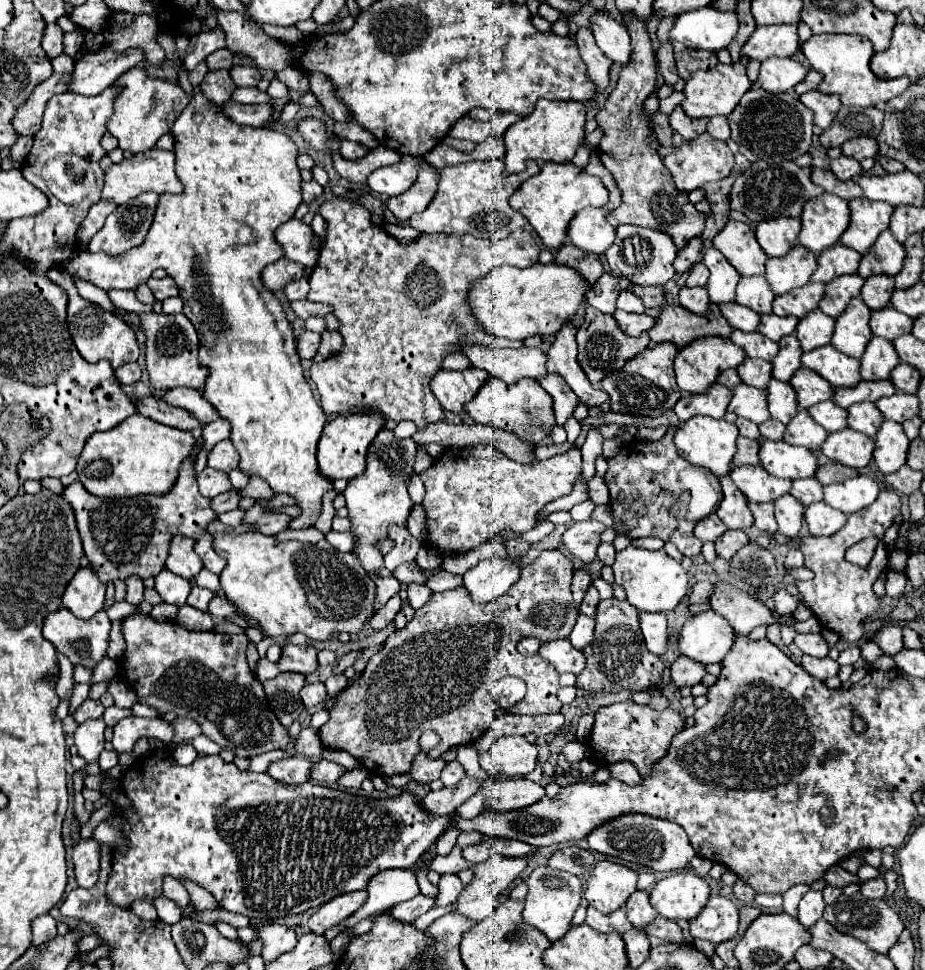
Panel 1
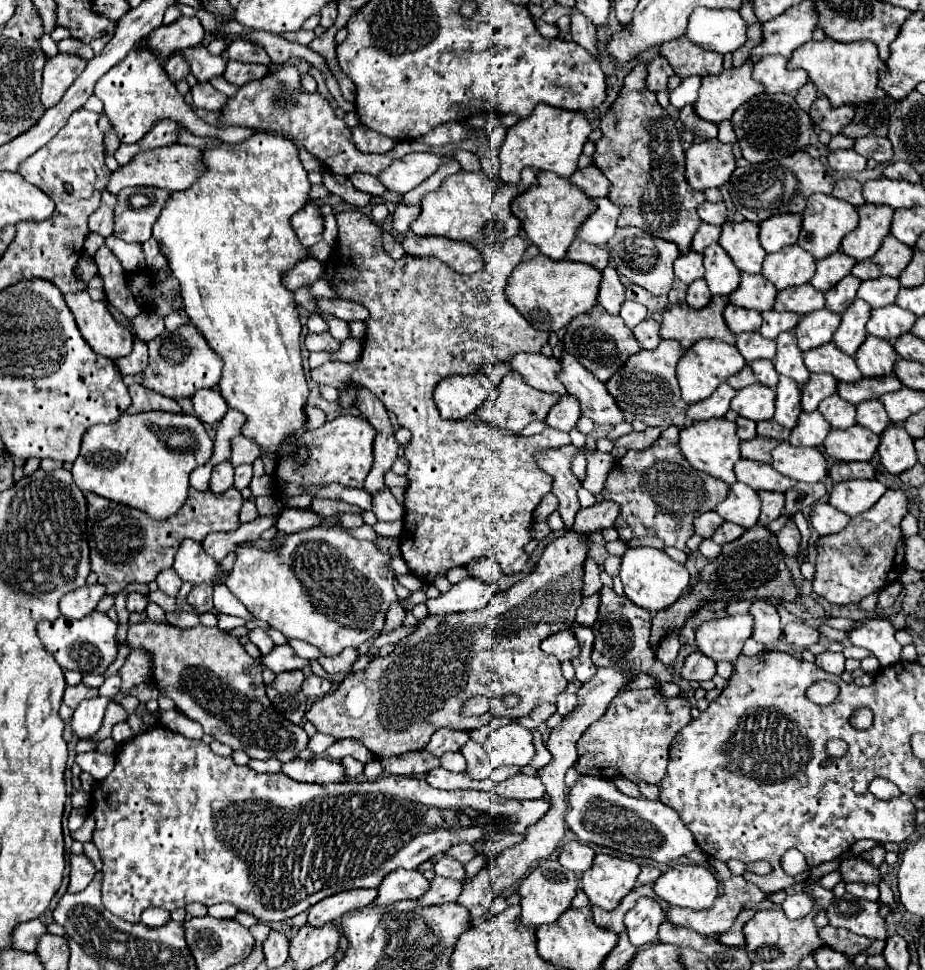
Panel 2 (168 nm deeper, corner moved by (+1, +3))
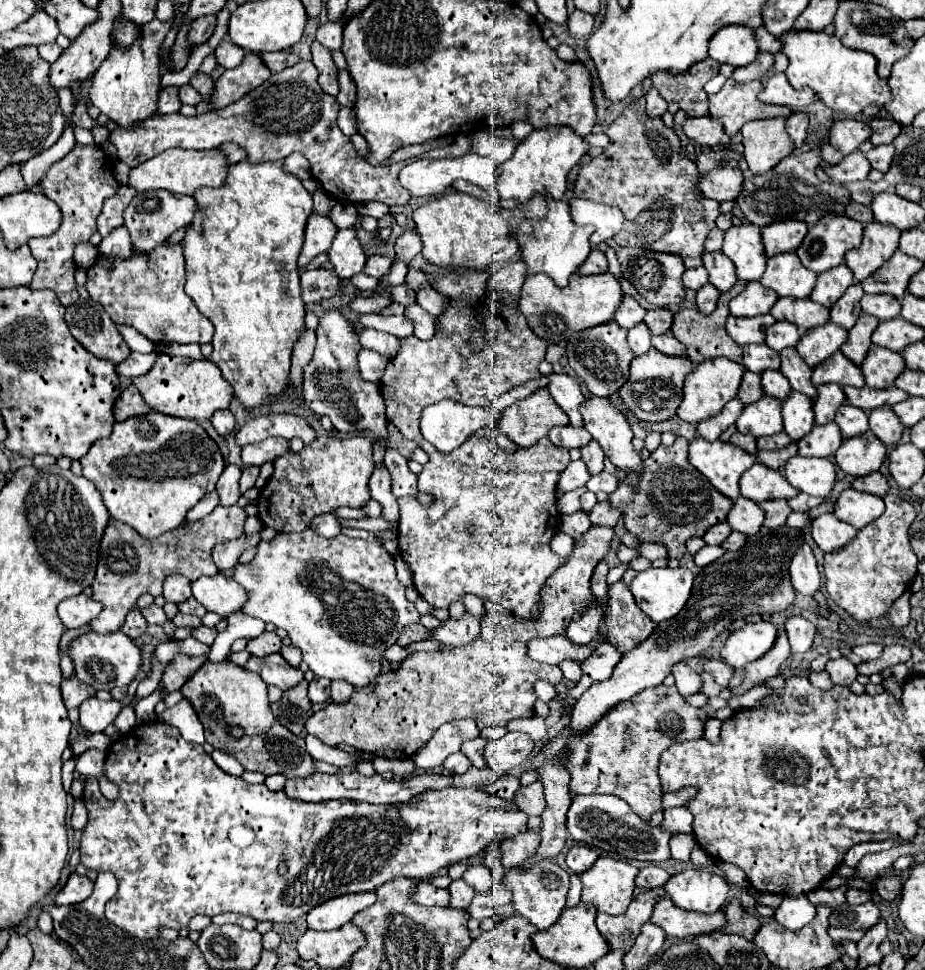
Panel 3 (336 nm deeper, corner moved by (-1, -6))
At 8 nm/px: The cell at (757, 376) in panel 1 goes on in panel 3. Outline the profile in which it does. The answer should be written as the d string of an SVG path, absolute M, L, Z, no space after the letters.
M766 370L762 374L762 392L768 396L774 396L778 400L784 400L790 394L790 384L780 372Z

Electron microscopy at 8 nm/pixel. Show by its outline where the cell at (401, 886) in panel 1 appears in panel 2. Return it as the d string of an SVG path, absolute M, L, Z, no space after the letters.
M396 869L378 887L378 897L376 905L390 905L402 899L418 899L426 893L430 887L430 881L420 873L420 871L406 871L406 869Z

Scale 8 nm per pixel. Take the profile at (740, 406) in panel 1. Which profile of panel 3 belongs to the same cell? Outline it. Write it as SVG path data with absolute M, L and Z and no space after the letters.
M762 396L758 402L748 404L742 416L736 420L736 428L742 434L752 436L770 436L782 430L782 416L780 416L782 400L772 396Z

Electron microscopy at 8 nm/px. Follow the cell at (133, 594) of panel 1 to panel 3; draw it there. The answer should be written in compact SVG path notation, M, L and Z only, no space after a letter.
M132 608L132 610L128 612L128 616L126 616L124 626L122 626L120 630L122 630L126 636L130 636L130 638L138 638L138 636L146 634L146 626L148 626L148 622L146 622L144 616L140 614L140 610Z

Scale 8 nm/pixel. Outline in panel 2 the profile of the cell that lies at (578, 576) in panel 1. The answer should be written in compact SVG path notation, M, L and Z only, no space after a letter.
M588 557L586 563L584 563L584 591L582 593L584 593L584 597L588 597L588 595L598 593L600 589L602 589L600 567L592 557Z

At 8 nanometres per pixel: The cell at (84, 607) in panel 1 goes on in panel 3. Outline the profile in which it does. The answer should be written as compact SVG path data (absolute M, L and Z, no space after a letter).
M86 594L66 598L58 604L58 616L66 628L80 628L92 622L100 612L102 612L100 602L96 602Z

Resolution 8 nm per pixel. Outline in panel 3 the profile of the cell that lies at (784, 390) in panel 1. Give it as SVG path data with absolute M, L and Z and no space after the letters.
M790 392L788 398L782 402L782 418L788 436L792 440L800 440L814 426L812 400L808 400L808 396L800 392Z

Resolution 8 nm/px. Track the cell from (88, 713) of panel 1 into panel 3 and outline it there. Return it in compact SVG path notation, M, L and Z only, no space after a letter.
M68 678L62 682L62 698L68 710L78 708L84 700L92 698L96 694L96 690L92 686L84 686L84 682L76 682L76 678Z

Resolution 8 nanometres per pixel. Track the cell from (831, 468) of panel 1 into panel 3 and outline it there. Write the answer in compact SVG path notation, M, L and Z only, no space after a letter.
M870 472L862 478L856 478L852 486L856 490L862 490L862 492L868 492L868 494L874 494L874 496L886 496L886 492L888 492L888 480L880 472Z

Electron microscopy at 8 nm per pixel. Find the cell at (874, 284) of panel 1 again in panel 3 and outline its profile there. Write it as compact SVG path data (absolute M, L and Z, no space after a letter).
M864 294L862 298L862 312L876 316L878 320L890 320L890 318L898 318L900 316L900 300L894 296L886 296L886 294Z

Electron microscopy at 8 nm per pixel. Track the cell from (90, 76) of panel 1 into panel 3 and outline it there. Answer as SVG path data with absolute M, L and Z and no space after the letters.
M214 14L212 16L200 16L200 18L196 18L192 22L190 30L188 30L188 42L192 42L194 46L206 42L212 36L214 26L216 26L216 16Z

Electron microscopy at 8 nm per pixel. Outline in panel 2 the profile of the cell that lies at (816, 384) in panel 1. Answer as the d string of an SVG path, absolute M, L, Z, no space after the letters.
M830 373L810 375L810 381L802 387L802 409L806 413L814 411L822 399L836 393L836 385L838 385L838 379L830 377Z

